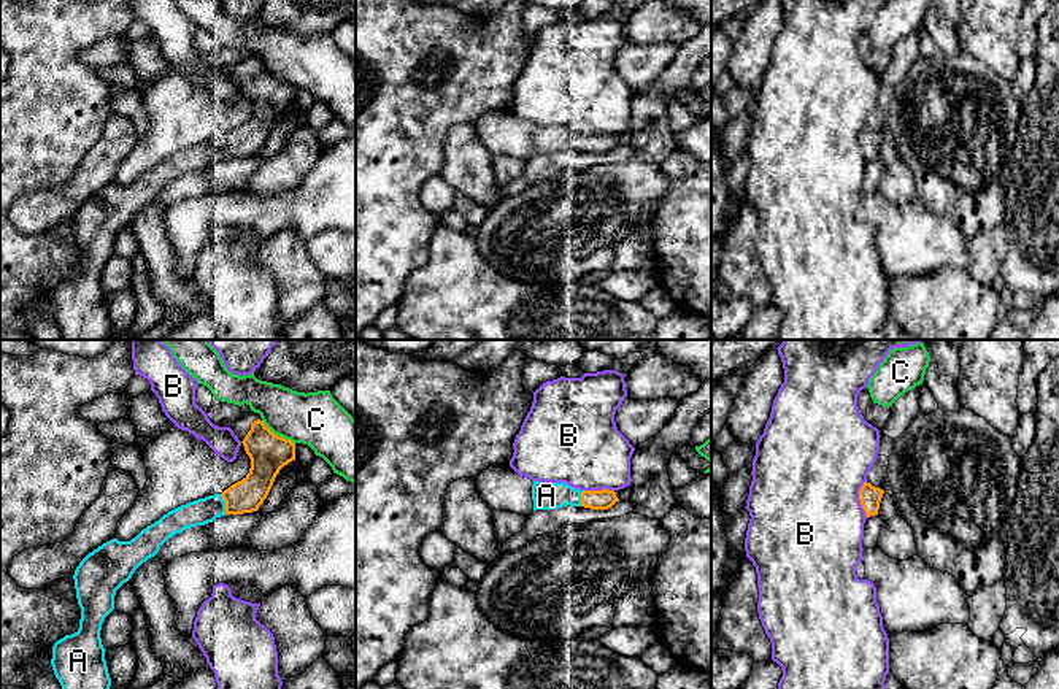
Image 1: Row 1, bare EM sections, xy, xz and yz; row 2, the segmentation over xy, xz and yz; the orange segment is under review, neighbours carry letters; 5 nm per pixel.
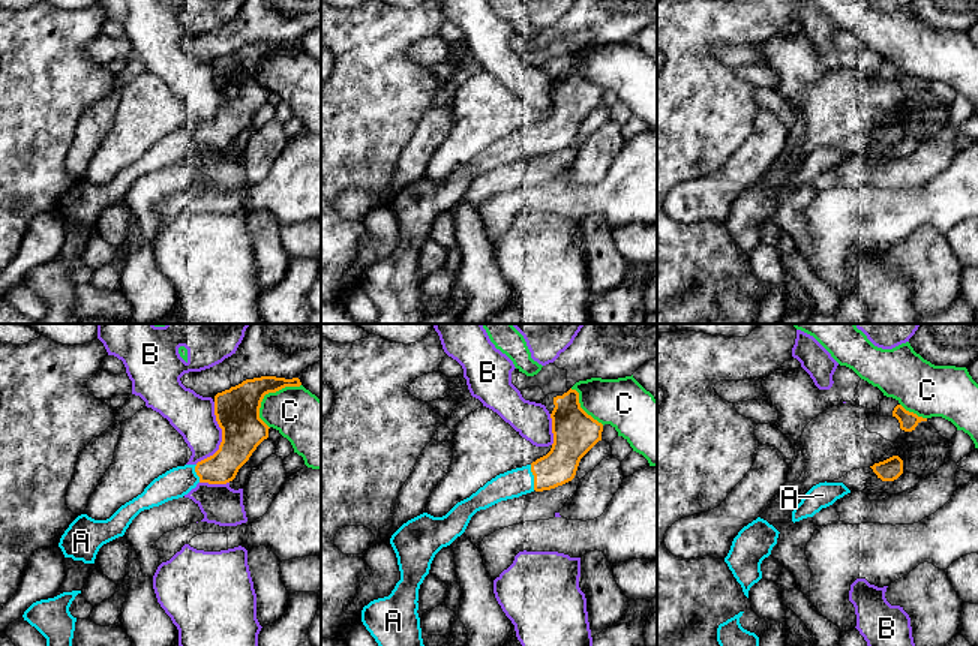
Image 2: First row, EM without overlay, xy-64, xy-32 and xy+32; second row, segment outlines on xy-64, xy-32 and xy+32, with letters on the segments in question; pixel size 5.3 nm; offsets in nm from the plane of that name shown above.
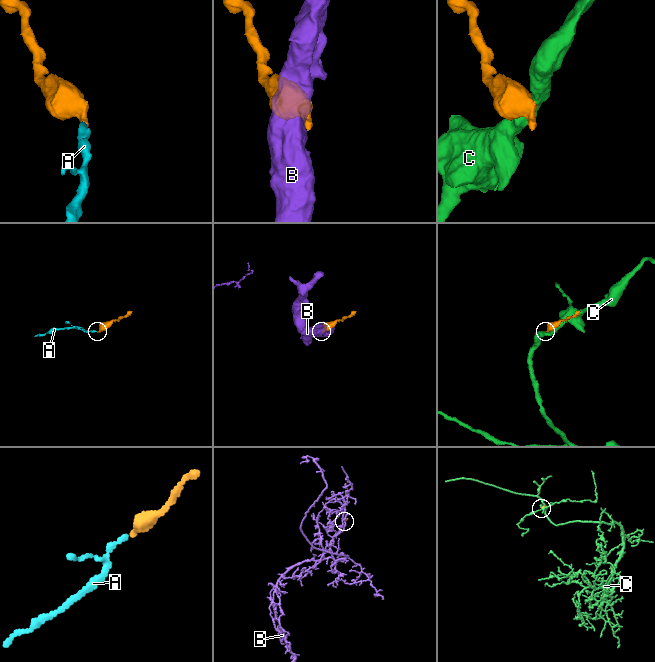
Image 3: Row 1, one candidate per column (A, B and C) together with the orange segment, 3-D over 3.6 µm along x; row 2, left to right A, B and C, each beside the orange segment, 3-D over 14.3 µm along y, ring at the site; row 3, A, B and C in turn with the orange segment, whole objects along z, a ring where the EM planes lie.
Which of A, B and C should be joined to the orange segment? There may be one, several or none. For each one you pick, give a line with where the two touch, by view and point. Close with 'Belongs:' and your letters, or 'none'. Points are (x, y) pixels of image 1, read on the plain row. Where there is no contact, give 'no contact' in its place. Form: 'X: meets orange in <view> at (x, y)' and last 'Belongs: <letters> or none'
A: meets orange in xy at (226, 148)
Belongs: A

